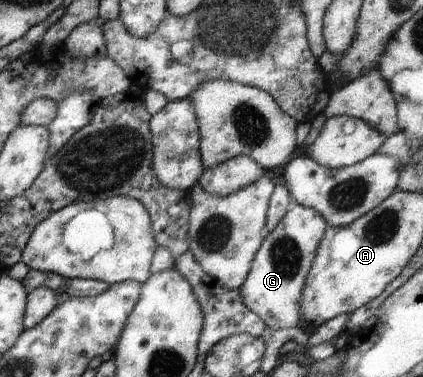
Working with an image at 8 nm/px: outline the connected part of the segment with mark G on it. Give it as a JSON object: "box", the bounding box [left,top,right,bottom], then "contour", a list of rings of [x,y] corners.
{"box":[238,203,328,330],"contour":[[[293,203],[276,230],[265,233],[263,245],[255,254],[247,279],[238,291],[244,306],[256,313],[266,327],[277,330],[304,326],[299,317],[299,302],[306,275],[327,227],[328,223],[318,211]]]}

